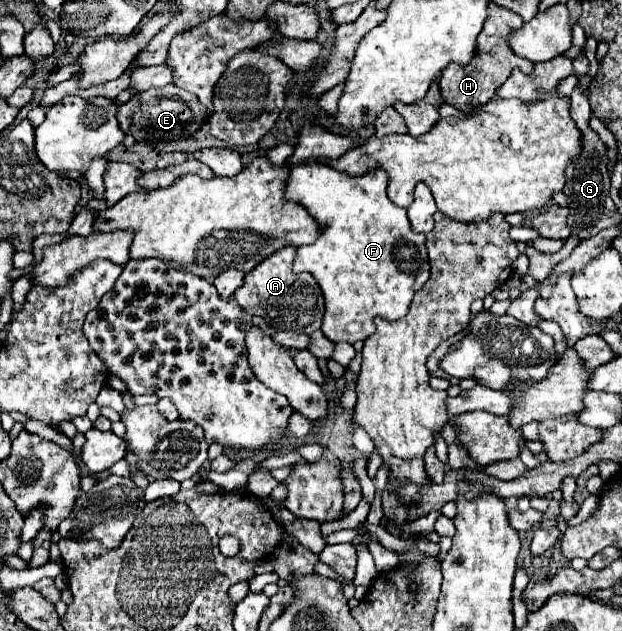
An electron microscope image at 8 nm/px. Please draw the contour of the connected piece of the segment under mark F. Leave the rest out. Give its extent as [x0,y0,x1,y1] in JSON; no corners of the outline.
[286,125,430,343]

